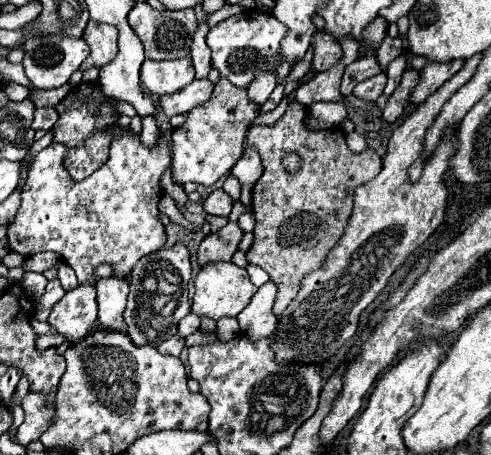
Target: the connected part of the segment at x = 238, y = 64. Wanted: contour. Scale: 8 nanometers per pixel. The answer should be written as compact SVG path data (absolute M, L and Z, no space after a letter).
M244 11L220 21L206 35L206 43L212 49L212 67L220 71L236 87L246 87L258 75L258 71L274 71L278 63L278 47L286 27L274 19L274 15L260 15L256 11Z

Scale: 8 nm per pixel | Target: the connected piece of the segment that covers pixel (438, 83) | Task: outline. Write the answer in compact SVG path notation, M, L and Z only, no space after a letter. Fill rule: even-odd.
M460 59L450 63L428 63L420 71L420 83L416 83L416 87L412 89L410 105L424 103L436 89L440 89L448 79L452 79L462 67L464 67L464 61Z

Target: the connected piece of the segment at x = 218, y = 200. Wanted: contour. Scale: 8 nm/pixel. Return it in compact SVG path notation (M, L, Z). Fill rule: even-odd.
M222 189L212 191L212 193L204 199L204 211L206 211L208 215L228 217L228 215L230 215L230 209L232 209L232 201L230 201L230 197L228 197Z

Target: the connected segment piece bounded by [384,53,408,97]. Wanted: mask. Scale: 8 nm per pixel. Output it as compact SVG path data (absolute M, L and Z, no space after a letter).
M402 53L400 57L396 57L388 67L386 67L386 75L388 75L388 83L386 83L386 89L384 89L384 97L390 97L394 93L394 89L398 87L400 79L402 79L402 73L408 65L408 59L406 55Z

